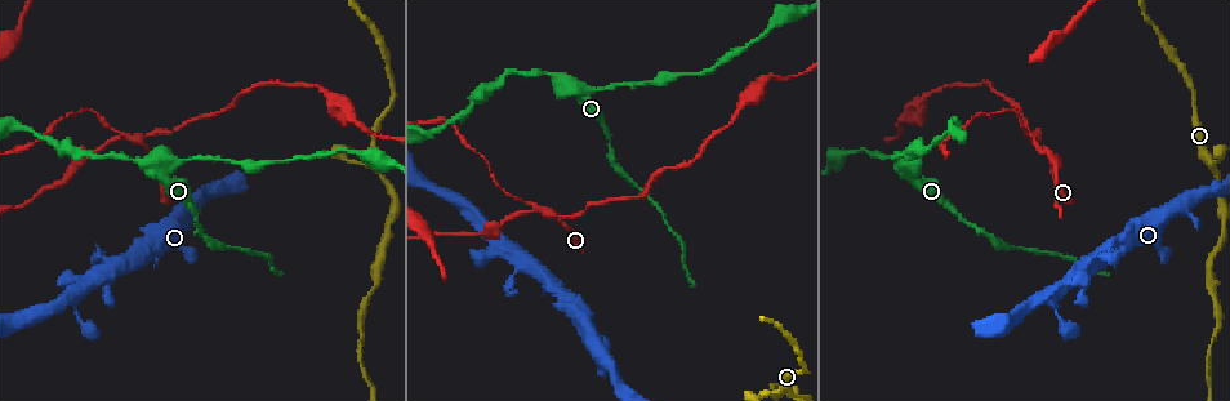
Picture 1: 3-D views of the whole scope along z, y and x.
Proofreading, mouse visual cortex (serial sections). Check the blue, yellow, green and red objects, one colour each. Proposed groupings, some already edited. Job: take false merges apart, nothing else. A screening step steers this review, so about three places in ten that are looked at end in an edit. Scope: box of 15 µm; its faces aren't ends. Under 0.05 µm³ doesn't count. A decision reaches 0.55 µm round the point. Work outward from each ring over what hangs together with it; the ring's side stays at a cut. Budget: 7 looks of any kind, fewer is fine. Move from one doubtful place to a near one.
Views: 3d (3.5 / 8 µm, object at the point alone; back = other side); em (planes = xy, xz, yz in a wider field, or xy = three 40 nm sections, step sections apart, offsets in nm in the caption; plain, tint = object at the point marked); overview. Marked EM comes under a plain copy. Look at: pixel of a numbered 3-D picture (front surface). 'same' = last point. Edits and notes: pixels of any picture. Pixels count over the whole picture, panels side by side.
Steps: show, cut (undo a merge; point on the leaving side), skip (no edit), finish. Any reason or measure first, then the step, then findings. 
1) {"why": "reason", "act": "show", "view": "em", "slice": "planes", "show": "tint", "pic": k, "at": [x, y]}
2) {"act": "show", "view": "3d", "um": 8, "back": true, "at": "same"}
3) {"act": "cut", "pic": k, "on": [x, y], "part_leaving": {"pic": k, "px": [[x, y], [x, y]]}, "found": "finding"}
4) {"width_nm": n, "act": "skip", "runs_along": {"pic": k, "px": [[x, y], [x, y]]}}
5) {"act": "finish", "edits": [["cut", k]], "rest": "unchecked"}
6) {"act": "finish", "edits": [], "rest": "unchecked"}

{"why": "sharp bend", "act": "show", "view": "3d", "um": 8, "pic": 1, "at": [478, 255]}

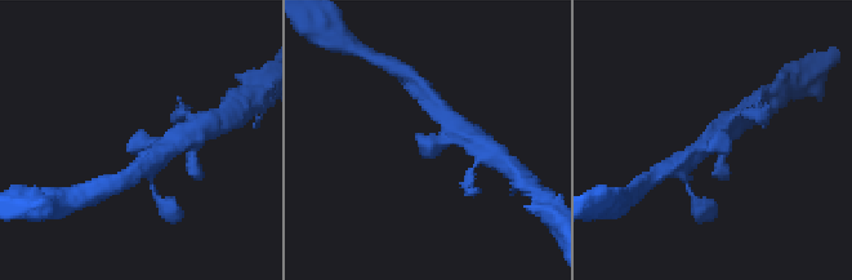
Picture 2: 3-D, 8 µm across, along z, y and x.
{"why": "closer look", "act": "show", "view": "3d", "um": 3.5, "pic": 2, "at": [430, 146]}

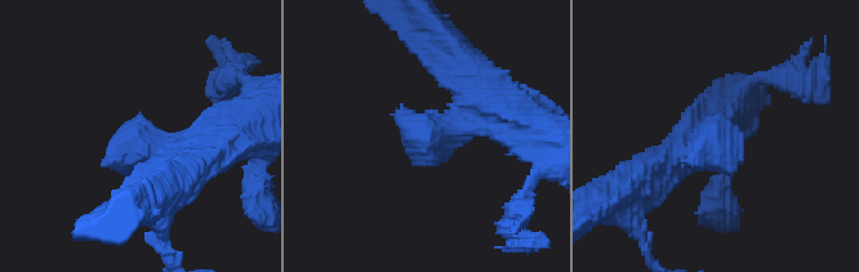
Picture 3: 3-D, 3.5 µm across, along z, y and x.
{"why": "now the EM", "act": "show", "view": "em", "slice": "xy", "step": 1, "show": "tint", "pic": 3, "at": [132, 144]}

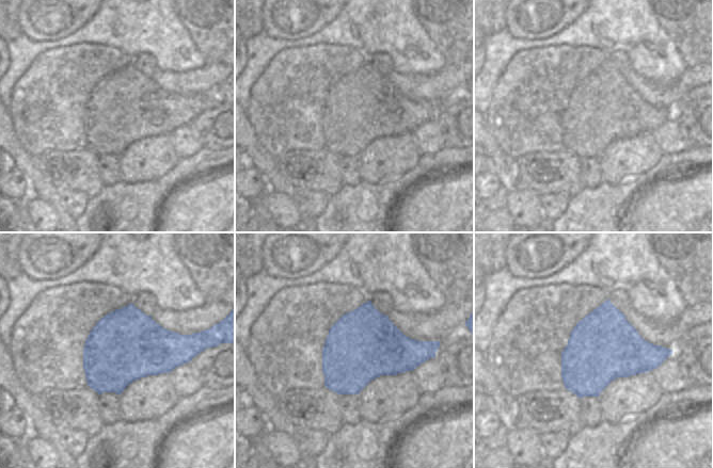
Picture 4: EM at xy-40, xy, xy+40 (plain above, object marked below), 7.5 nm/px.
{"act": "skip", "found": "all the same cell"}

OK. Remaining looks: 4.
{"why": "three-way junction", "act": "show", "view": "3d", "um": 3.5, "pic": 1, "at": [163, 164]}

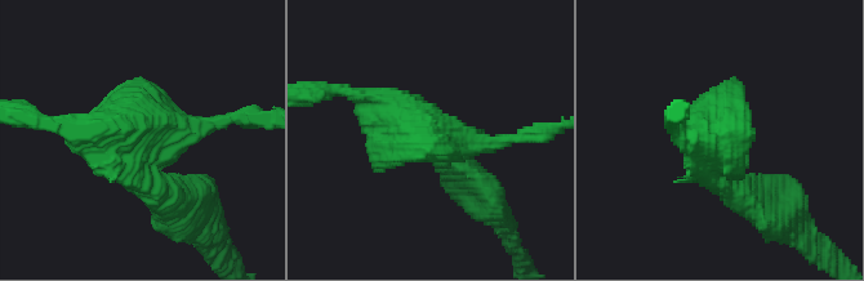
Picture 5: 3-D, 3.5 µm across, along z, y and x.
{"act": "show", "view": "em", "slice": "xy", "step": 2, "show": "tint", "pic": 5, "at": [141, 146]}

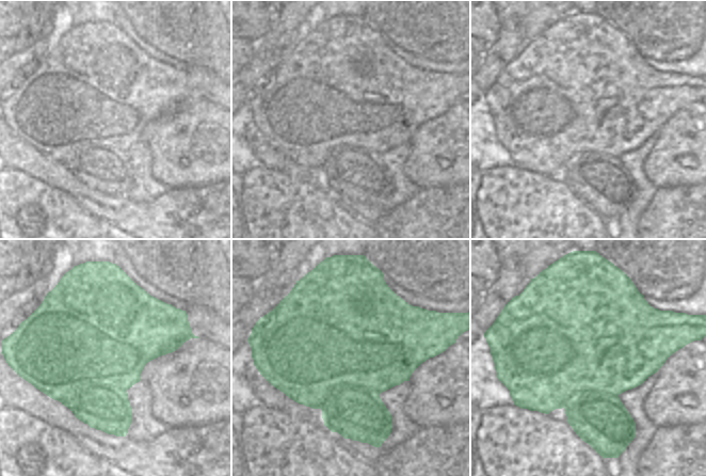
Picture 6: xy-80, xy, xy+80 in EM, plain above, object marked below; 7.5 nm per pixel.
{"act": "show", "view": "em", "slice": "planes", "show": "tint", "at": "same"}

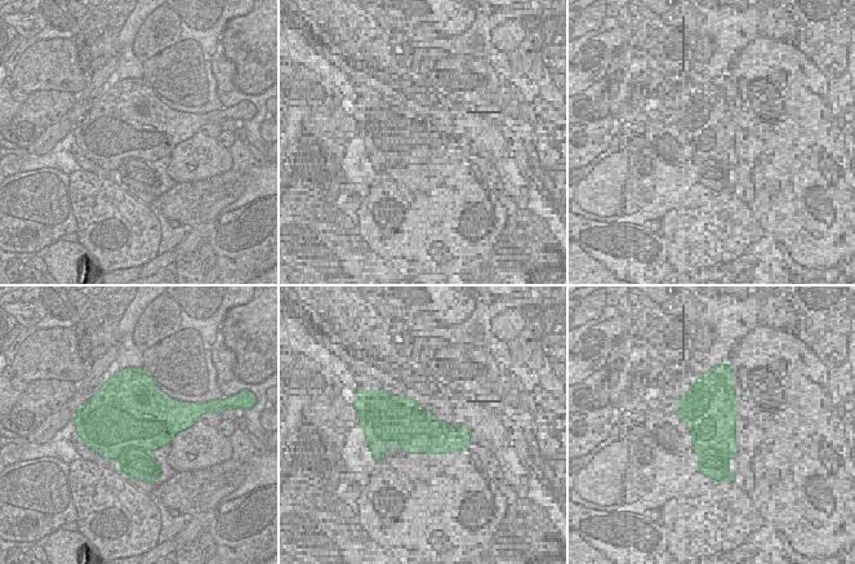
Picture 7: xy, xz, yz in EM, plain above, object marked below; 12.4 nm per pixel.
{"act": "cut", "pic": 5, "on": [703, 137], "part_leaving": {"pic": 5, "px": [[727, 164], [724, 124], [717, 116]]}, "found": "a second cell is stuck on"}

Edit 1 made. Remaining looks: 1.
{"act": "finish", "edits": [["cut", 5]], "rest": "unchecked"}

